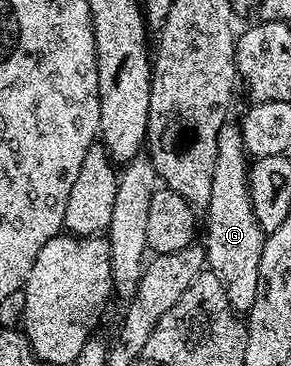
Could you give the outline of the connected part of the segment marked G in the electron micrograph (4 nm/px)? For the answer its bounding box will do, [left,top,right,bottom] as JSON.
[203,121,266,313]

